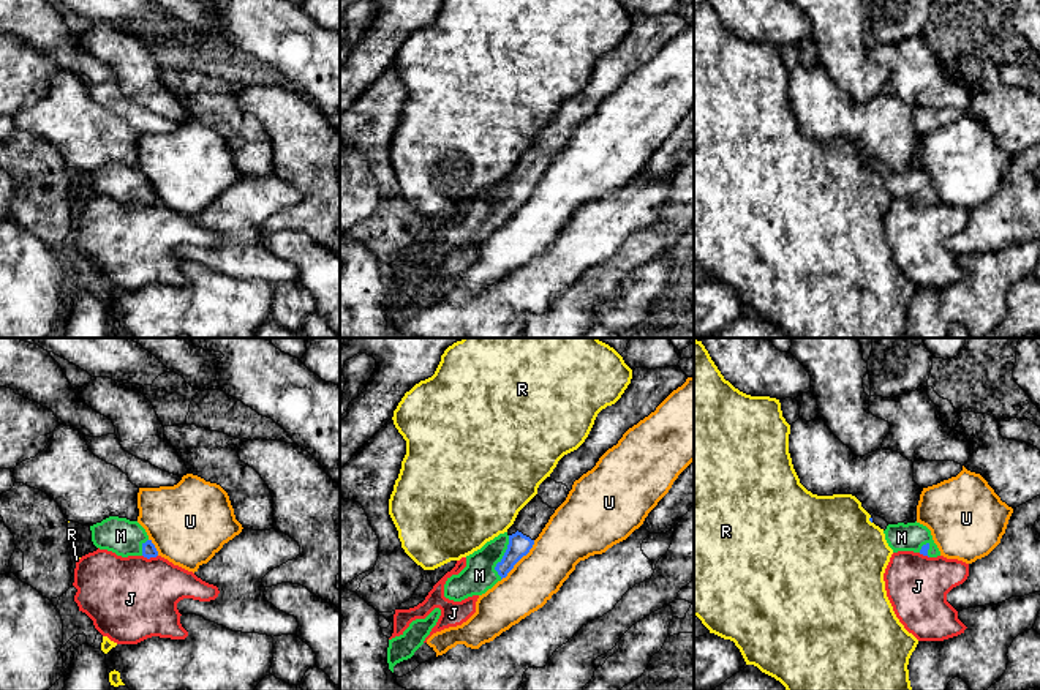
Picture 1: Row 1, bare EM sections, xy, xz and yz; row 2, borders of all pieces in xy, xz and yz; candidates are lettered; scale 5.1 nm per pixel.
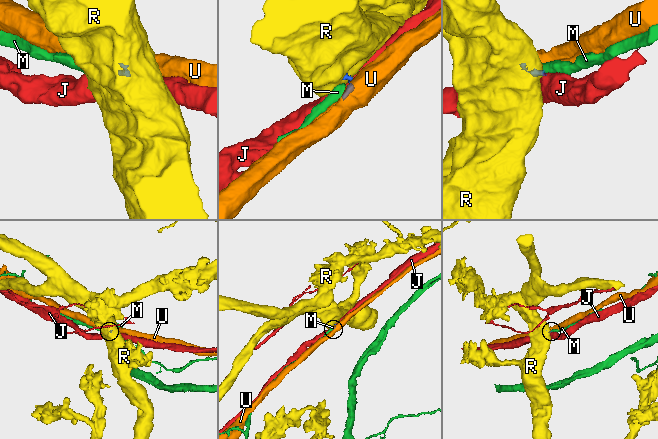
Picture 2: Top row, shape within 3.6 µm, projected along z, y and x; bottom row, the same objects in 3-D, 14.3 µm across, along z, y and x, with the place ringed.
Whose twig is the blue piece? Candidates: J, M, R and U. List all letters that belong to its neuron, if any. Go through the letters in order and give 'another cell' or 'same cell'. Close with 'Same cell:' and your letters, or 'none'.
J: another cell
M: same cell
R: another cell
U: another cell
Same cell: M

